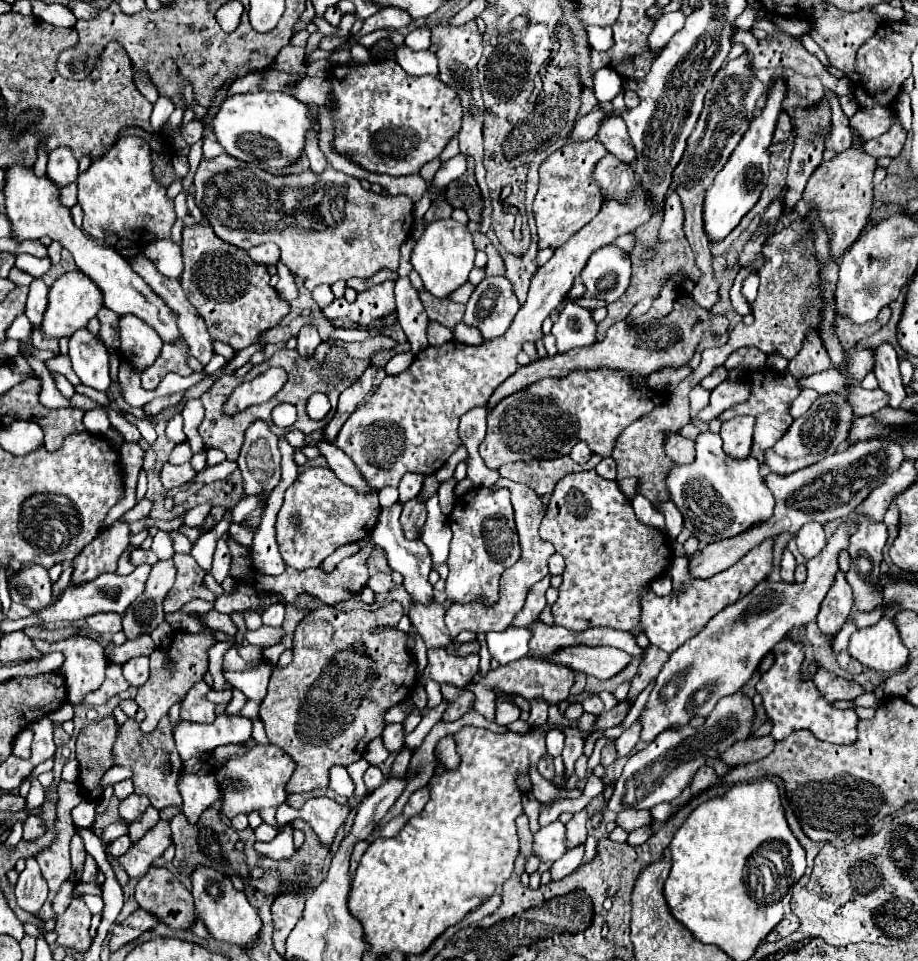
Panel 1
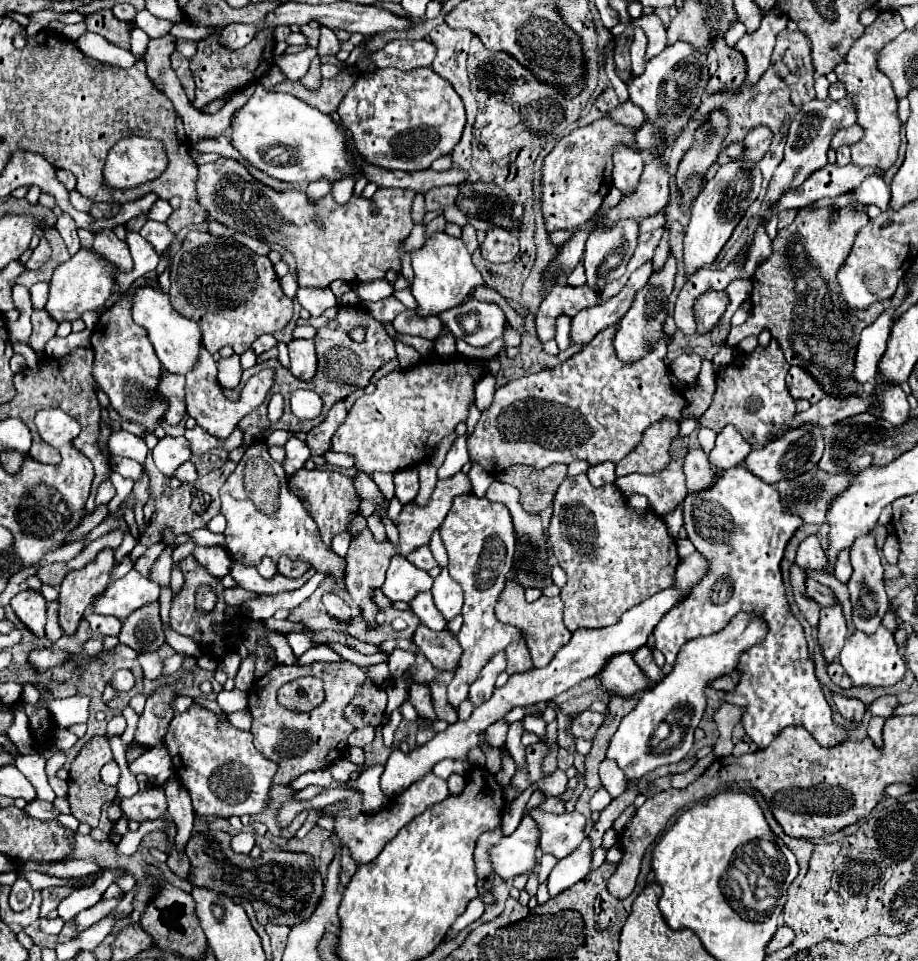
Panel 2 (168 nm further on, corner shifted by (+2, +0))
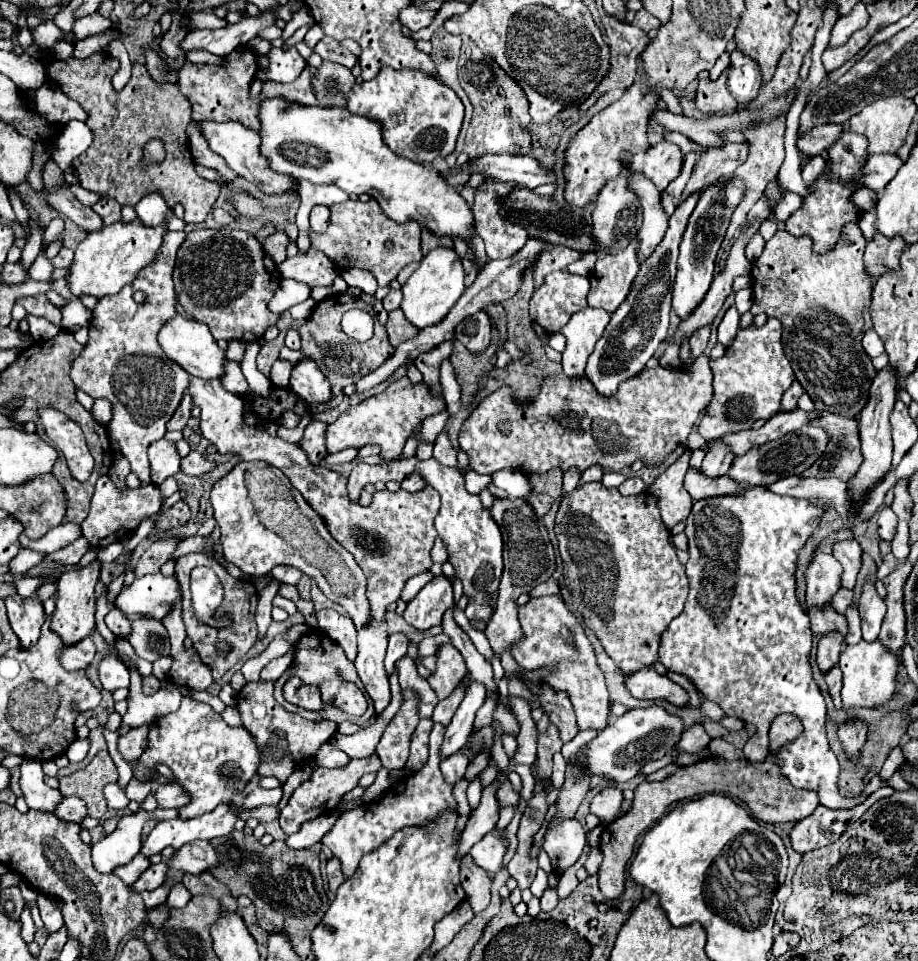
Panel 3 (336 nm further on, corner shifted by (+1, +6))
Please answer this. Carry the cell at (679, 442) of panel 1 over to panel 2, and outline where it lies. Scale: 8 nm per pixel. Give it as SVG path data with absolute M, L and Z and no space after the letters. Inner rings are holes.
M690 449L684 461L684 473L686 473L686 487L690 493L700 493L704 489L710 489L714 481L714 473L710 471L708 457L702 449Z

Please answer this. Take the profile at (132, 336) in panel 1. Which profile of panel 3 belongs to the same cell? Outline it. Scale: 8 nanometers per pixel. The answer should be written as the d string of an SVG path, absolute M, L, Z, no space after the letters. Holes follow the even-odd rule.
M167 231L155 261L139 271L137 277L117 295L99 299L89 325L89 341L71 367L71 379L77 389L85 391L93 399L105 397L111 401L113 421L109 425L109 435L119 441L121 453L131 463L131 471L147 485L153 485L147 447L163 437L165 425L189 385L189 373L177 367L177 363L173 363L157 343L161 325L177 313L171 273L175 253L183 239L185 231ZM135 291L143 291L147 295L147 303L143 307L135 305Z

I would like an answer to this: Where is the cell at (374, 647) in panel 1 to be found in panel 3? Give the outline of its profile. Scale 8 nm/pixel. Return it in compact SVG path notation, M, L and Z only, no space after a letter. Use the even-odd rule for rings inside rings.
M255 681L247 683L237 697L237 709L241 711L243 727L257 739L259 751L261 751L261 777L277 777L281 783L287 781L287 777L295 771L297 765L303 761L311 761L319 747L323 743L329 743L333 735L337 733L335 721L307 721L299 715L293 715L285 711L275 699L273 699L273 681Z

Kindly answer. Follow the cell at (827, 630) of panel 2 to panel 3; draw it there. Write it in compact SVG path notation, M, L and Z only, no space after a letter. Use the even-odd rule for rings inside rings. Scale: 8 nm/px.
M831 631L823 637L819 637L819 645L817 645L817 665L821 671L829 671L841 653L841 647L845 643L845 637L841 631Z

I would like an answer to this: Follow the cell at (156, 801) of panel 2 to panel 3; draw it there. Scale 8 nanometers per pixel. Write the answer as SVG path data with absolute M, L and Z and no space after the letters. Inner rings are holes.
M159 785L155 791L153 791L159 807L183 807L185 803L189 803L189 795L185 795L181 791L179 785Z

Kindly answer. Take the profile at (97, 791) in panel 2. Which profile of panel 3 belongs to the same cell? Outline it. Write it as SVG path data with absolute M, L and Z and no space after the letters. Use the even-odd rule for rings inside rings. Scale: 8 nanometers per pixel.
M101 749L87 767L71 773L69 777L61 777L59 791L65 797L75 795L83 799L87 805L87 815L101 819L107 813L103 787L111 781L117 781L117 769L109 753Z

